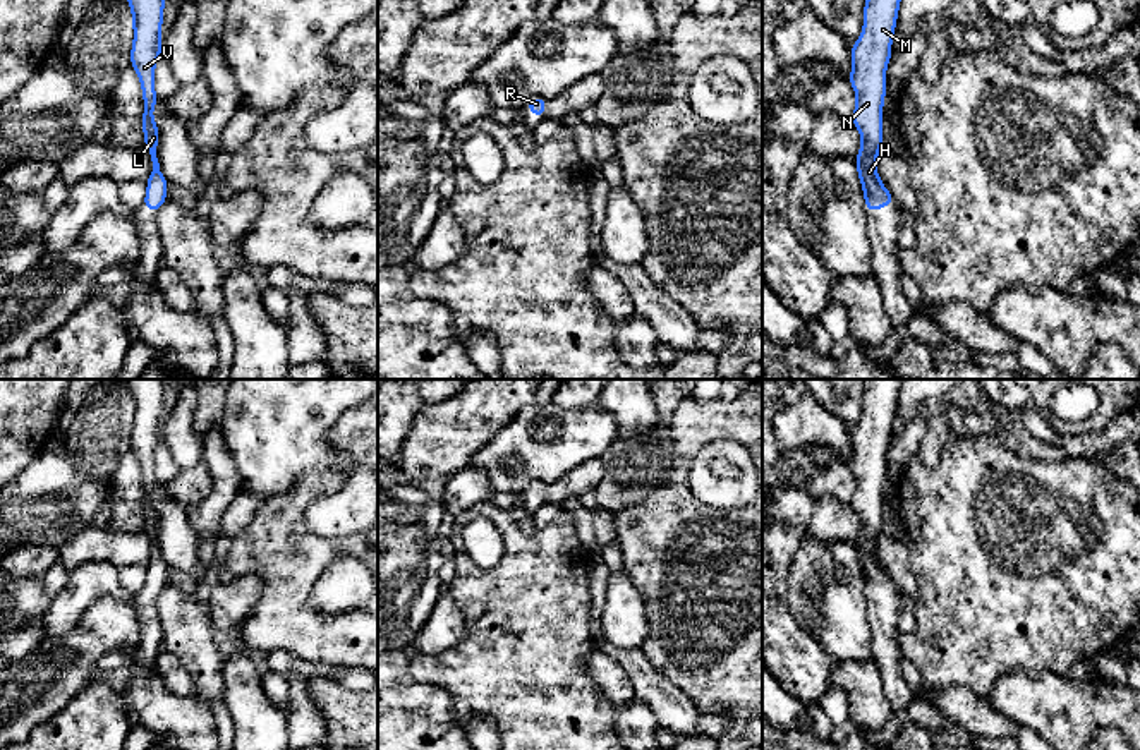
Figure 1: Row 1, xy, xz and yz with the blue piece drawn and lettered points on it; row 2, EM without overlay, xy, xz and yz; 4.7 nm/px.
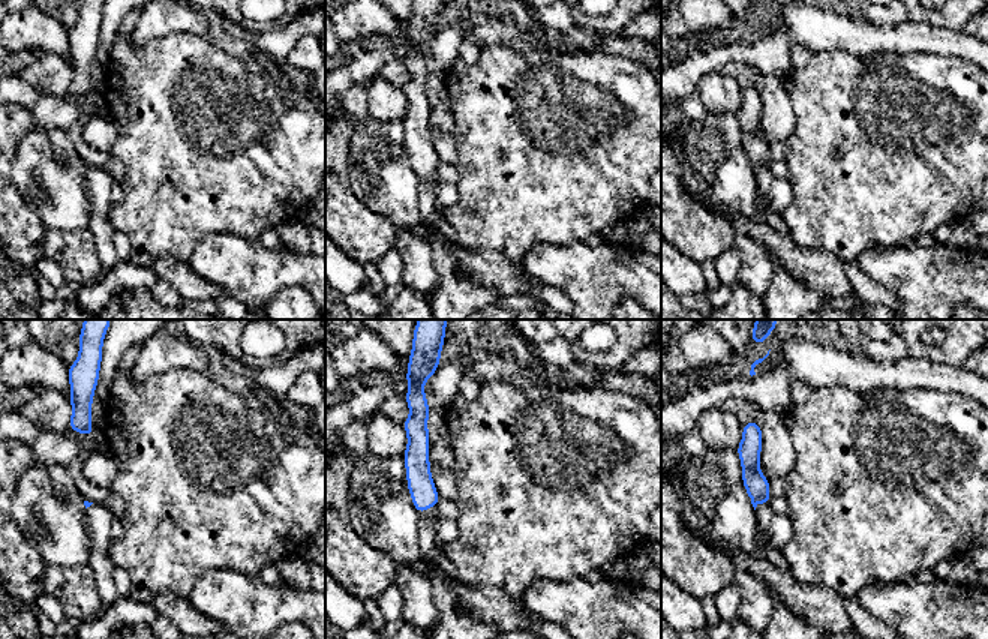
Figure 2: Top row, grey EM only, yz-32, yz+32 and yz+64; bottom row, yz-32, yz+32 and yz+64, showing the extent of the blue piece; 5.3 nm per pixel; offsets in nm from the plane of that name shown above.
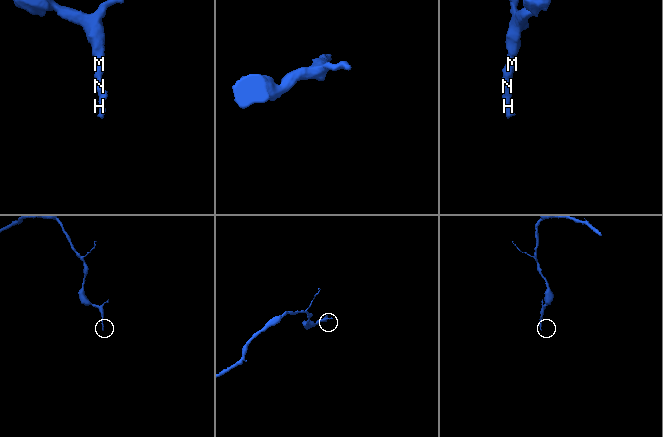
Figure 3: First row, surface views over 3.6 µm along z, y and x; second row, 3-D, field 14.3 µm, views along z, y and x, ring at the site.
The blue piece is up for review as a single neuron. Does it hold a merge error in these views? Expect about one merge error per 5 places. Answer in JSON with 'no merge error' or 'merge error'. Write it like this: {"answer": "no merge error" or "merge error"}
{"answer": "no merge error"}

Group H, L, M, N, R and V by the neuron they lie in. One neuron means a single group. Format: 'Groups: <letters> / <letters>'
Groups: H L M N R V

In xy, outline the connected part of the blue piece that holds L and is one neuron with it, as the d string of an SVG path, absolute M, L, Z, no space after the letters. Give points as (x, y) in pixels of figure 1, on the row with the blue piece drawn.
M165 0L127 2L130 3L134 27L130 67L136 69L141 81L144 100L141 127L144 130L144 148L149 151L153 161L151 175L146 182L148 192L141 206L158 213L163 203L167 201L168 185L168 180L163 177L156 158L160 130L153 118L153 110L160 101L155 93L155 64L161 57L161 22Z

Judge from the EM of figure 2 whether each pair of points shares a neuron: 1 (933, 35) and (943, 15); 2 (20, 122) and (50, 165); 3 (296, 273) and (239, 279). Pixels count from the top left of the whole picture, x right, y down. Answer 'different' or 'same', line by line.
1: different
2: different
3: same

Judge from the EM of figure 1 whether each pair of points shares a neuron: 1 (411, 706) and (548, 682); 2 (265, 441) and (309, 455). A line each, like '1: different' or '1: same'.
1: different
2: same

